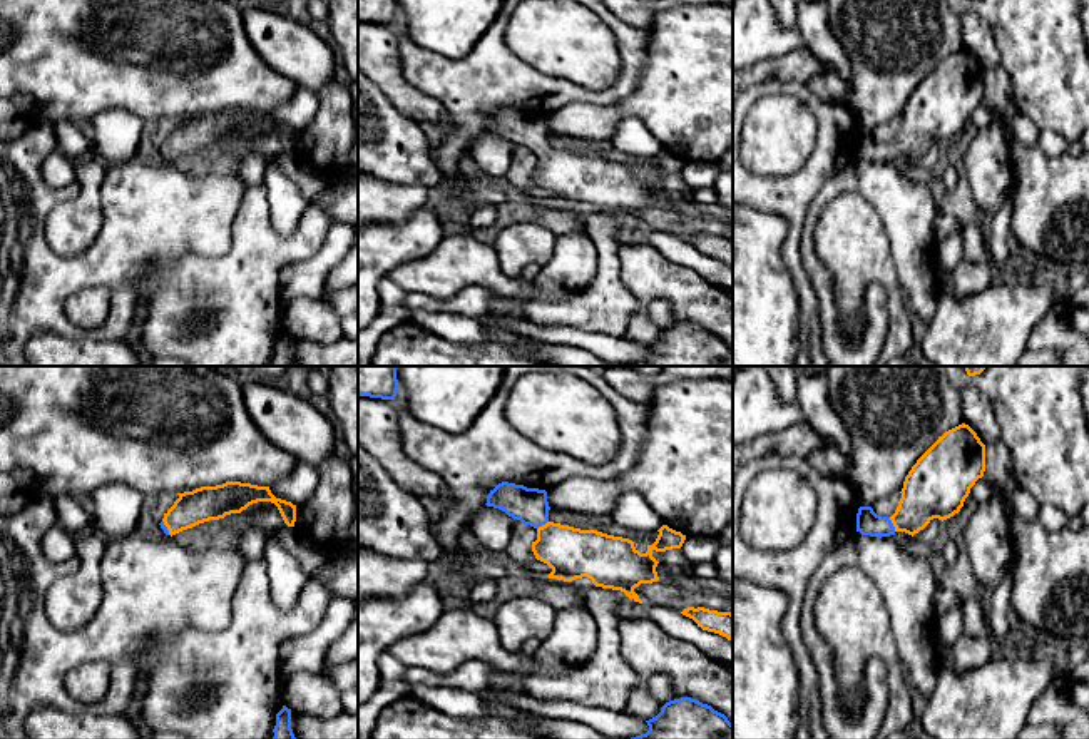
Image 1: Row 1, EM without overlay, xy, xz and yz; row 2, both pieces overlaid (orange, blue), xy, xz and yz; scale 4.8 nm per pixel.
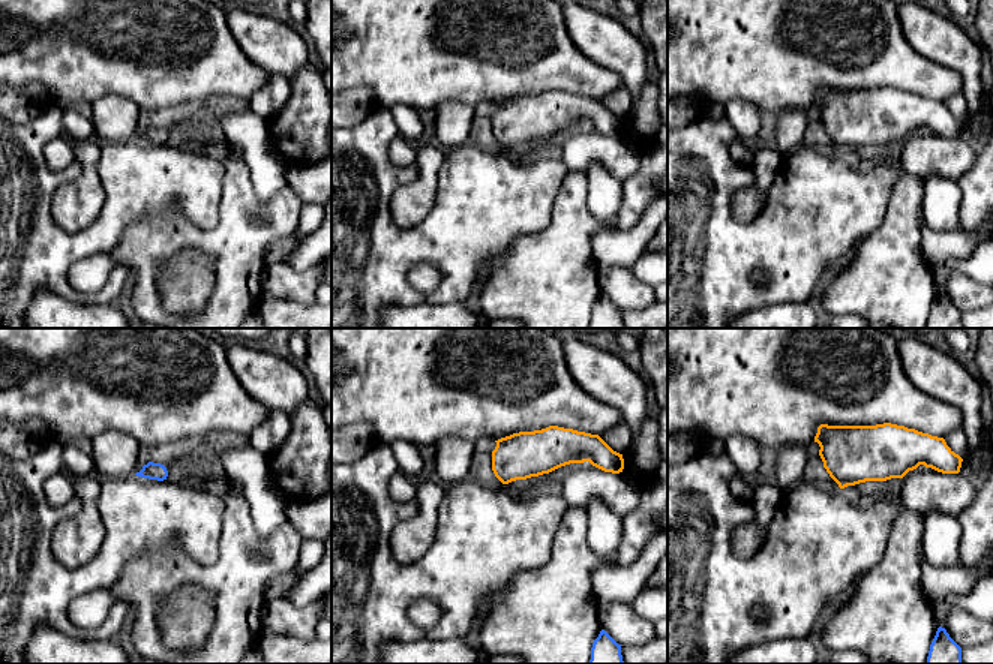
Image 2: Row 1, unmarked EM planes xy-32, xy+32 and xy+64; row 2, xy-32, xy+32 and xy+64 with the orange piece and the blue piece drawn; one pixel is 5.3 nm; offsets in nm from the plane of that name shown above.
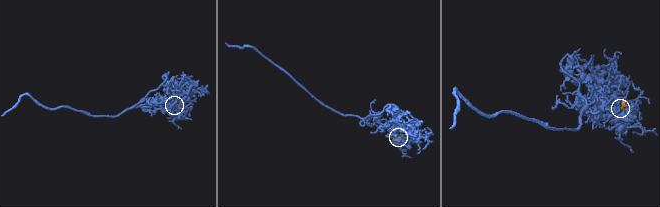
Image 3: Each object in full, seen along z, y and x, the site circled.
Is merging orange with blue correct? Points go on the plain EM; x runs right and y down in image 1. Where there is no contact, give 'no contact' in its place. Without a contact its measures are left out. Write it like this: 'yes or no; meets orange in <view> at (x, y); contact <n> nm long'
yes; meets orange in yz at (892, 147); contact 80 nm long

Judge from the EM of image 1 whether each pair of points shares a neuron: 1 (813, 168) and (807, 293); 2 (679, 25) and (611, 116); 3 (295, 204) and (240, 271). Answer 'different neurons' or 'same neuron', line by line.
1: same neuron
2: same neuron
3: different neurons

